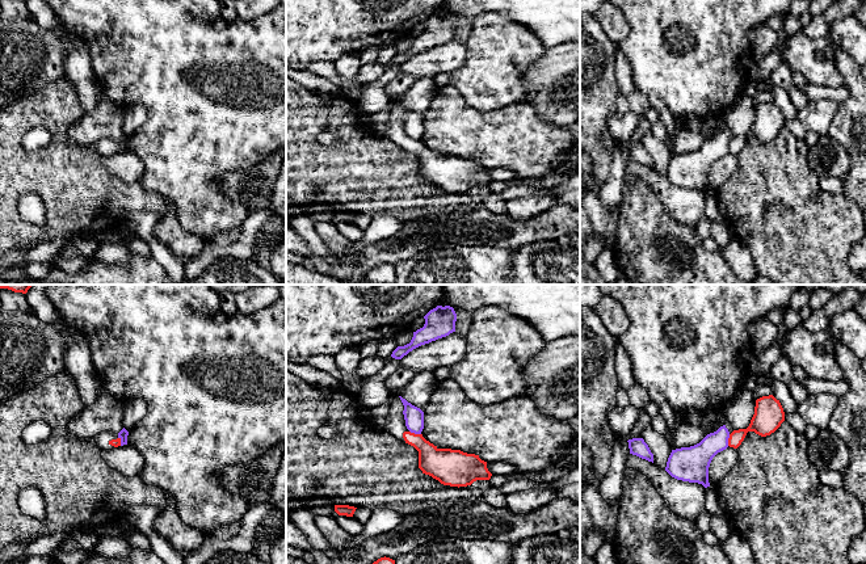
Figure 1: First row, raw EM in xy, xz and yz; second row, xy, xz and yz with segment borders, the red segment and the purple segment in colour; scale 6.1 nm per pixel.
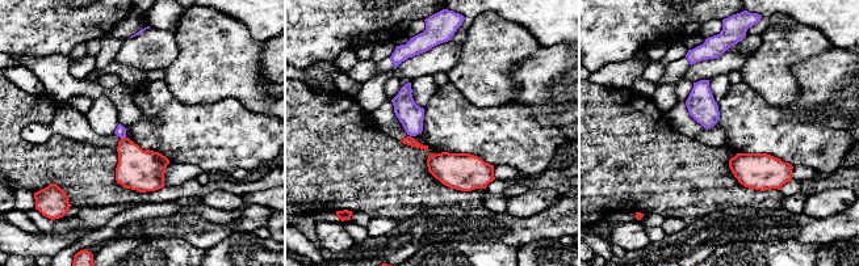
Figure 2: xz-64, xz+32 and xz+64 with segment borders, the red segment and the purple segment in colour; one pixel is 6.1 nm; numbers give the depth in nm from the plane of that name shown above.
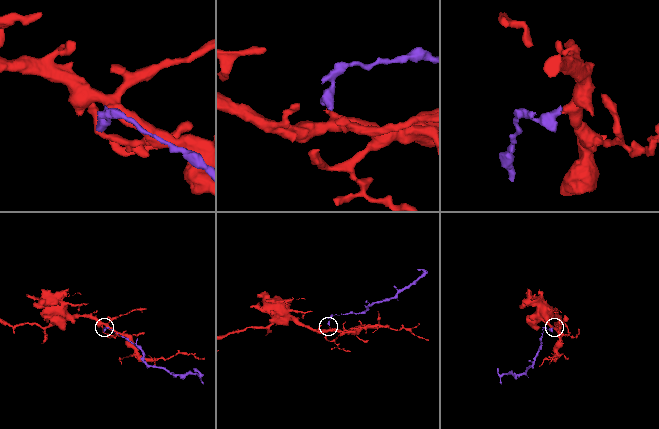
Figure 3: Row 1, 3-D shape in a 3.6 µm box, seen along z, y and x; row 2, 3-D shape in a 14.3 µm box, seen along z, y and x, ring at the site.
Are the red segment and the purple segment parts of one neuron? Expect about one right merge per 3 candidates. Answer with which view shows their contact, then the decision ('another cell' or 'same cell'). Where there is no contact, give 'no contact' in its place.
contact in xz; another cell

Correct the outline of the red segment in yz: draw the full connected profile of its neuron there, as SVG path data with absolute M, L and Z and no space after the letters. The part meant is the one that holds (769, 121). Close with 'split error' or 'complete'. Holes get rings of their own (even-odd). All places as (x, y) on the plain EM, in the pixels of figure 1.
M773 101L756 106L754 121L747 135L733 136L728 144L728 152L737 155L748 138L754 138L761 143L774 139L785 127L783 114Z; complete

